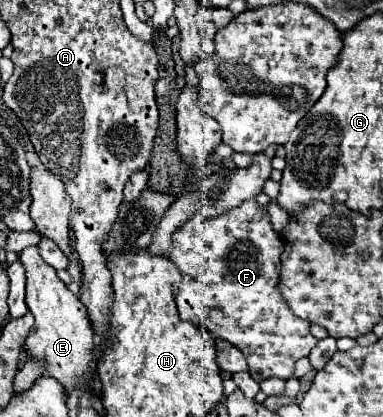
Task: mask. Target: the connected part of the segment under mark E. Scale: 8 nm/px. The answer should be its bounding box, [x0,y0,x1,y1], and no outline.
[20,246,96,394]

